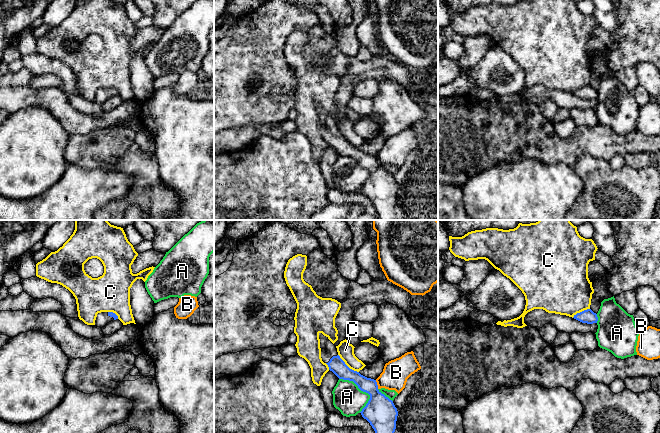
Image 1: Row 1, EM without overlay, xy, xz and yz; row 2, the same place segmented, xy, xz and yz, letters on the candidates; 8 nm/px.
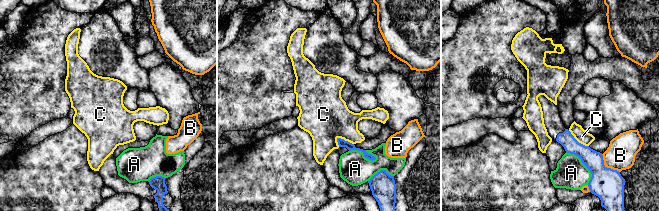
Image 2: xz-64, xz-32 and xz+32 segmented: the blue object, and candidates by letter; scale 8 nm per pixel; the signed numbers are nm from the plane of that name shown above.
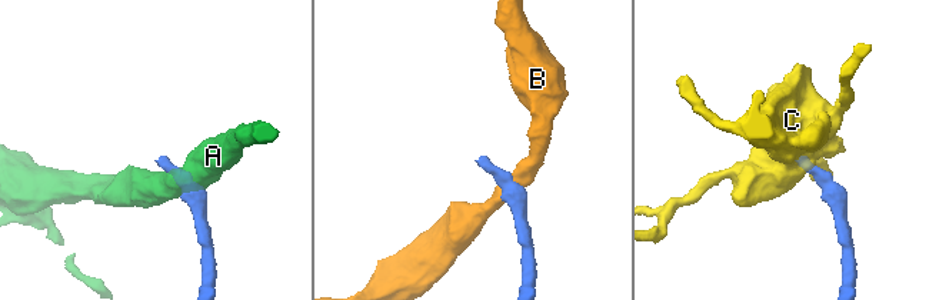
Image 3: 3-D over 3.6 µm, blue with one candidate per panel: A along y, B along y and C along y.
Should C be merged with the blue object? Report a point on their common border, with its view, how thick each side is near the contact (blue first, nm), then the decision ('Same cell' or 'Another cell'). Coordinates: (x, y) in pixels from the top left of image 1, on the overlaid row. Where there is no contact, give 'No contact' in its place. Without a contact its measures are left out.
Touches blue at xz (346, 365). Thickness 120 nm (blue) against 130 nm. Another cell

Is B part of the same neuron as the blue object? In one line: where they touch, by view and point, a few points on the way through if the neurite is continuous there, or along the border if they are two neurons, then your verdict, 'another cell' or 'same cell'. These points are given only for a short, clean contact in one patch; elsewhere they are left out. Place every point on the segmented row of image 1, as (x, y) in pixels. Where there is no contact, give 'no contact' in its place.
contact xz (376, 384); border xz (375, 380), (378, 388); another cell

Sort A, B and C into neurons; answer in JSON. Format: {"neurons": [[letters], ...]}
{"neurons": [["A"], ["B"], ["C"]]}

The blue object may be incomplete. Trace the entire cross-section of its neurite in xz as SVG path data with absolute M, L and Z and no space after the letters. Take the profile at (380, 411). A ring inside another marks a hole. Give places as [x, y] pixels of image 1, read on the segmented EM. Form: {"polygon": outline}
{"polygon": "M319 333L321 358L339 379L353 381L358 388L370 395L366 406L360 412L375 433L394 433L398 416L397 408L392 400L378 390L376 380L367 378L359 372L350 369L340 358L336 346Z"}

